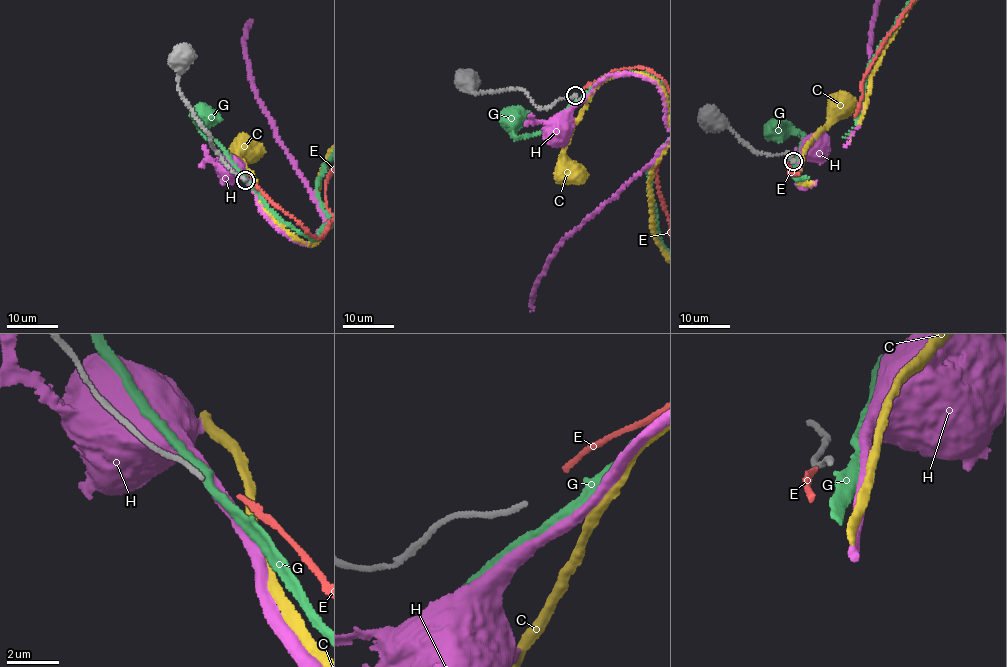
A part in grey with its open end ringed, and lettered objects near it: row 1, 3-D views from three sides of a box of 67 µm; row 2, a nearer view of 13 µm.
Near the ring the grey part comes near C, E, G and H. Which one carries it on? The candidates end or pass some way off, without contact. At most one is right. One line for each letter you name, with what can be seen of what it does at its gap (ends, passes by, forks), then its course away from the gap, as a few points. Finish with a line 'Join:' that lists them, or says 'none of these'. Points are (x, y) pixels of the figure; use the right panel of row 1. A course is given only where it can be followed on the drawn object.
E: it ends
Join: E

